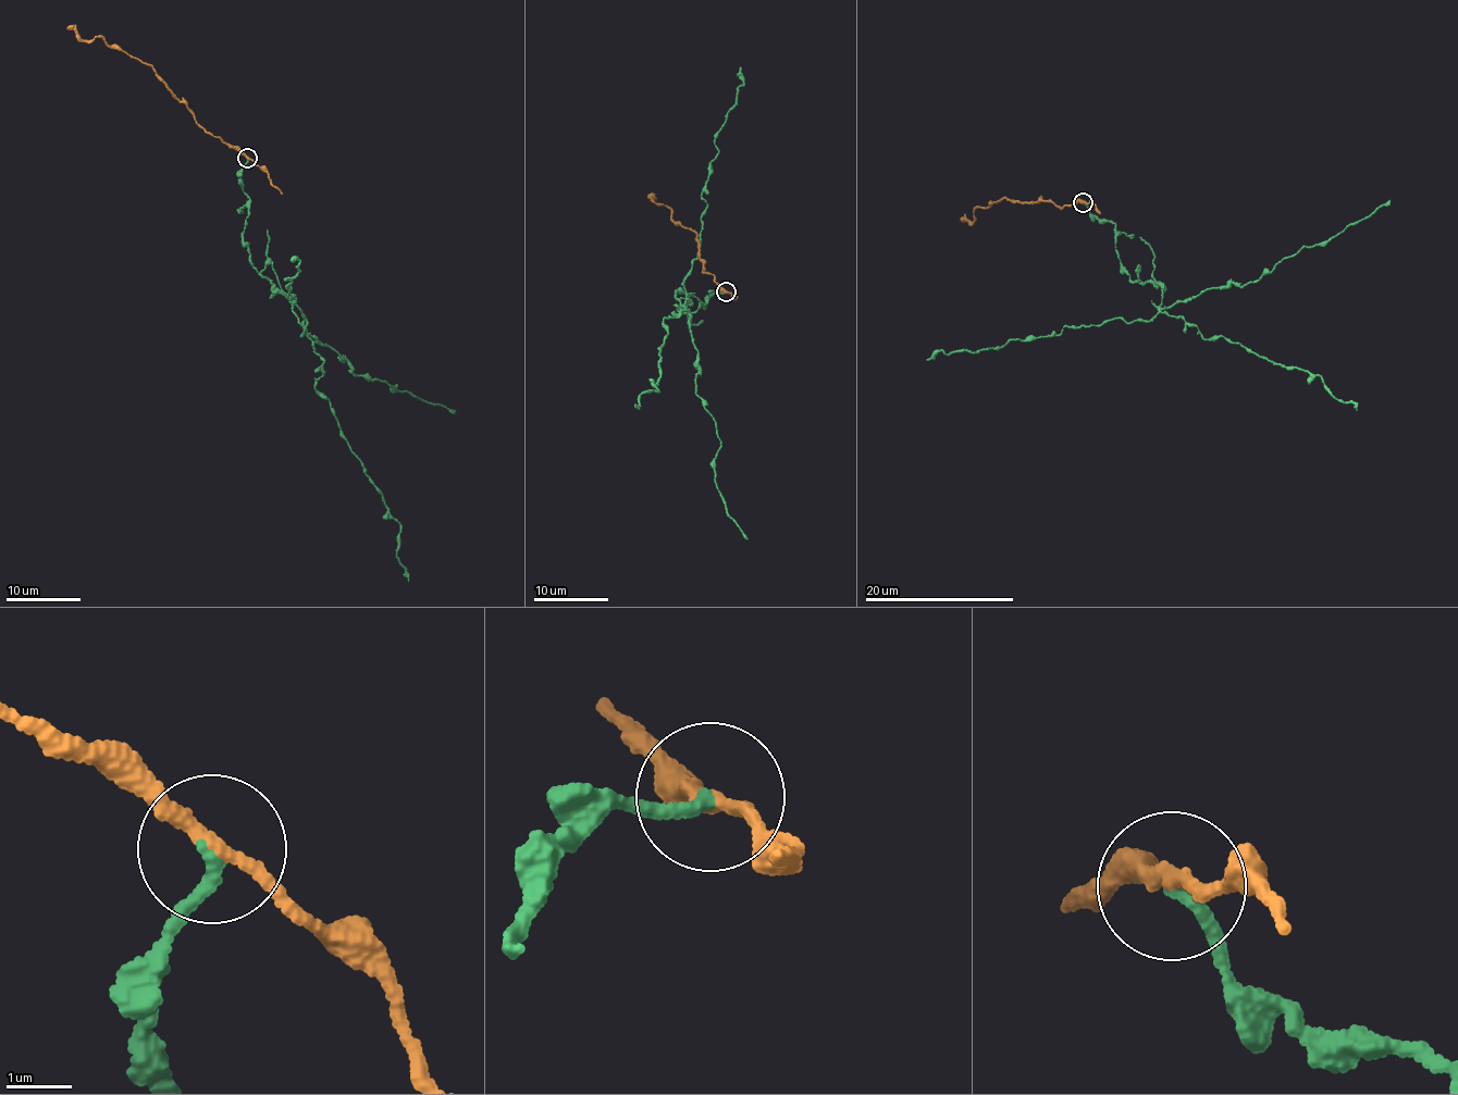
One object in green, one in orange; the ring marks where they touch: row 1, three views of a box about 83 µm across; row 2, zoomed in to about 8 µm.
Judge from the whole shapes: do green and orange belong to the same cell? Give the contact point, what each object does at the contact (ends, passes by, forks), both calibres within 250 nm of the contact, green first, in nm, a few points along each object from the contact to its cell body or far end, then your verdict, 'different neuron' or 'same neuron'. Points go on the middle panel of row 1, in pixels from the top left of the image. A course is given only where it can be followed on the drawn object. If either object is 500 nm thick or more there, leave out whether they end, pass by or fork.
at (726, 291); green ends there; orange passes by; 200 nm thick on the green side, 200 nm on the other; green runs (727, 291), (703, 308), (675, 293), (688, 312), (687, 296), (684, 311), (665, 319), (658, 390), (634, 405); orange runs (727, 291), (713, 275), (703, 272), (696, 233), (676, 222), (671, 210), (654, 201), (649, 194); different neuron

